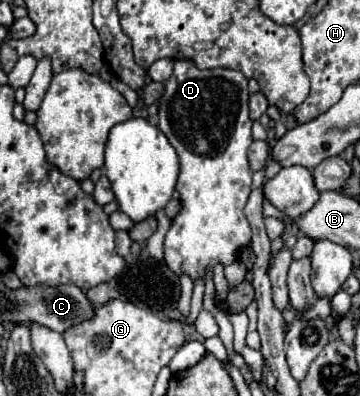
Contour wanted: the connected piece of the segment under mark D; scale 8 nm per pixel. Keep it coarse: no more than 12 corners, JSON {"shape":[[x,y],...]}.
{"shape":[[175,60],[159,130],[181,212],[165,262],[193,280],[251,242],[248,80]]}

